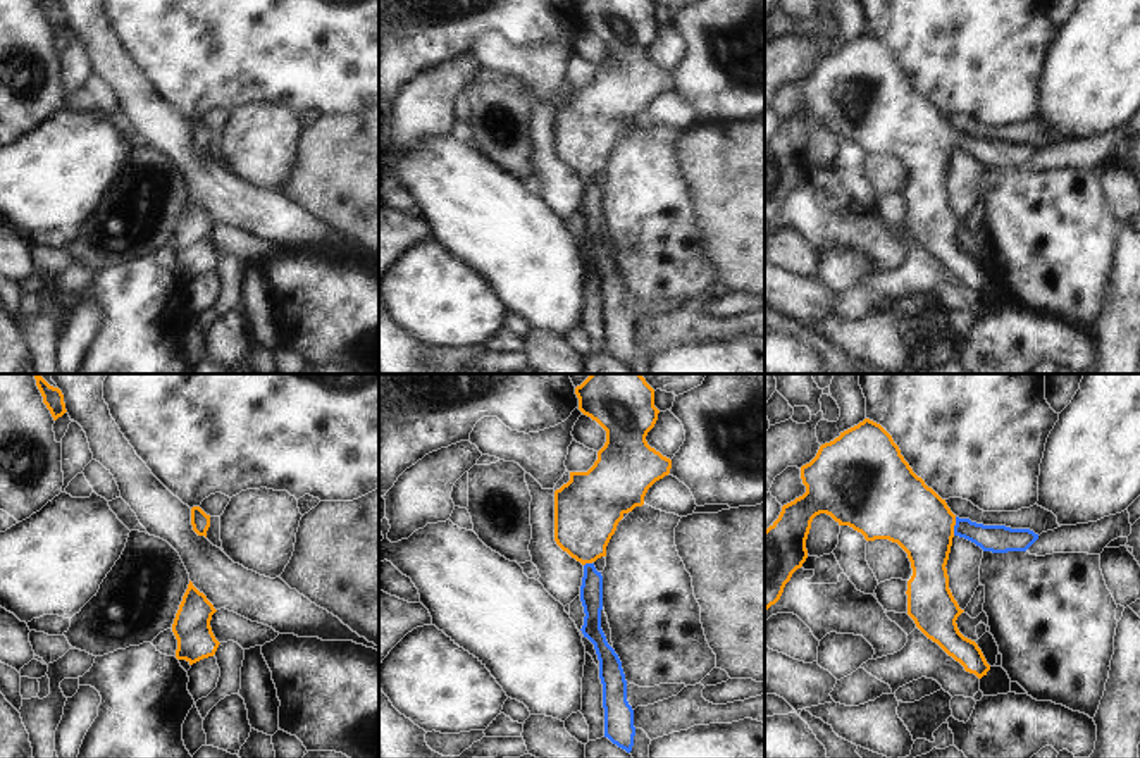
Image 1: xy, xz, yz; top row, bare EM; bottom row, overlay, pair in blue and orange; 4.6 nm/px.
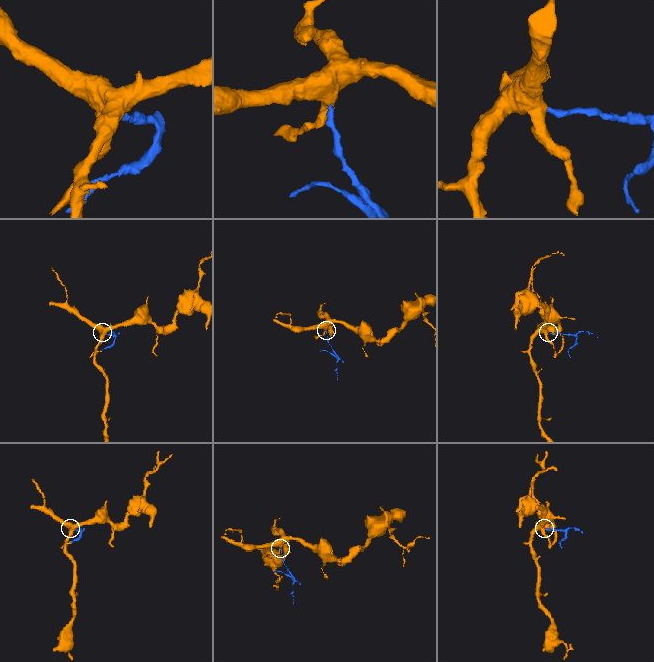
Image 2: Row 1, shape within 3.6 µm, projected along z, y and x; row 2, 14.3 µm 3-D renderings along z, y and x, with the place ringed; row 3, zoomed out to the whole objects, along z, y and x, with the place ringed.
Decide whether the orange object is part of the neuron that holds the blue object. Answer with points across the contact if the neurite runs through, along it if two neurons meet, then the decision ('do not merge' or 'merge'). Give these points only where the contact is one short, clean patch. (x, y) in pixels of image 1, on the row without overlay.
across yz (991, 152), (954, 140), (923, 140), (904, 124) | merge

